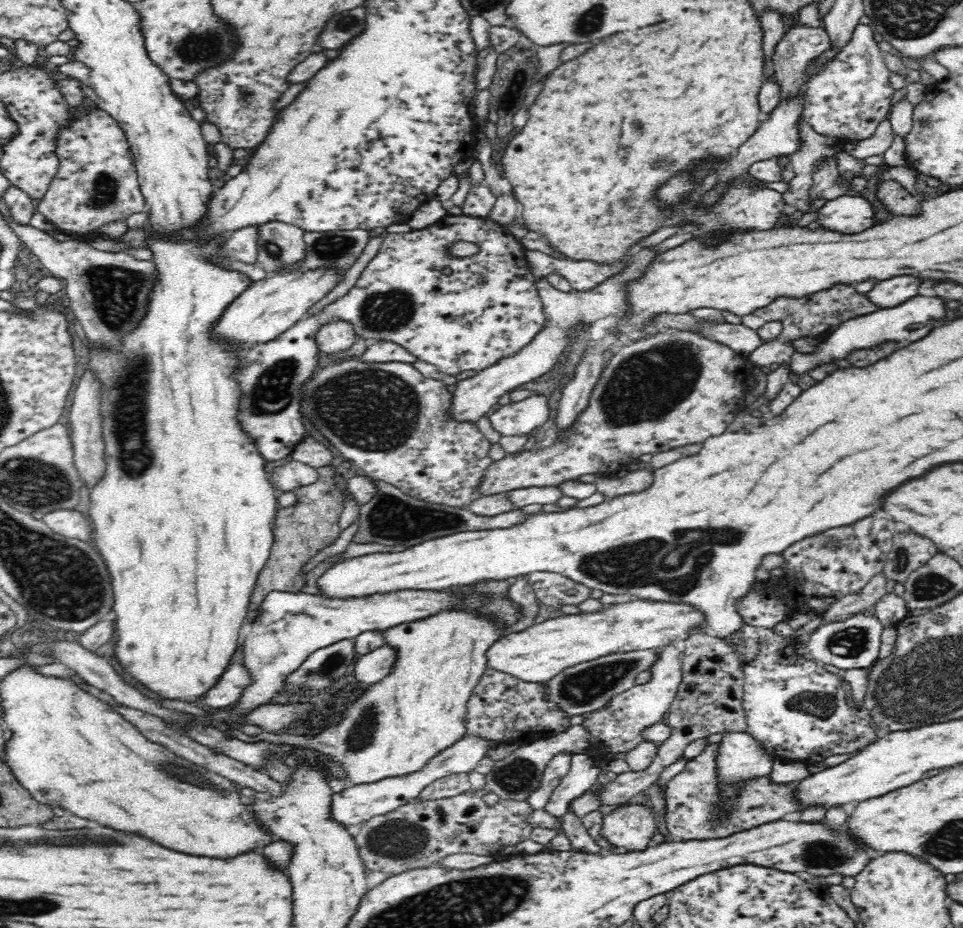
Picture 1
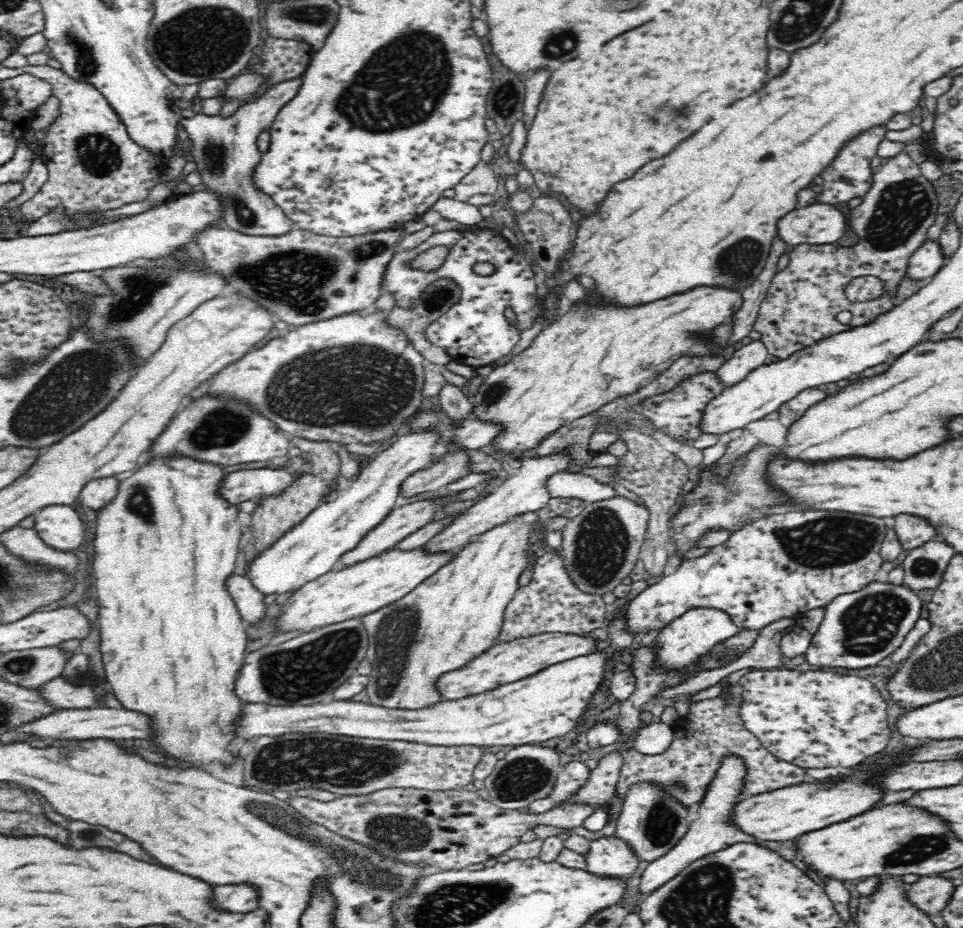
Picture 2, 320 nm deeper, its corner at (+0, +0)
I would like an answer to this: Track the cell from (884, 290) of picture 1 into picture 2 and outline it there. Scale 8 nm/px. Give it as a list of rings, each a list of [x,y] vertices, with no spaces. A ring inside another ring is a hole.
[[[927,239],[909,258],[905,278],[911,282],[927,282],[943,266],[943,256],[936,241]]]

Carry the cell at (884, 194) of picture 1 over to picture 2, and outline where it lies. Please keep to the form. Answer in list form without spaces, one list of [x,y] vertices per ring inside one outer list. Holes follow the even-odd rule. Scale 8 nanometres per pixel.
[[[901,152],[875,169],[861,204],[849,214],[848,230],[858,236],[857,244],[794,246],[788,252],[786,268],[774,275],[752,325],[753,330],[762,334],[761,341],[767,351],[780,360],[787,360],[794,352],[824,337],[869,323],[875,316],[891,309],[910,256],[927,240],[928,228],[935,224],[938,199],[934,189],[932,182],[920,173],[919,165],[906,152]],[[866,276],[881,280],[883,291],[870,300],[850,301],[845,295],[846,286],[852,279]],[[844,310],[852,313],[849,324],[842,324],[836,319],[836,314]]]

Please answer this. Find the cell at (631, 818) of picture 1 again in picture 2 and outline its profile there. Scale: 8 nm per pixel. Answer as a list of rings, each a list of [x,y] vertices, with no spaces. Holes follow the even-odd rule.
[[[612,834],[612,836],[600,836],[589,842],[587,872],[628,878],[638,869],[641,859],[635,854],[633,846],[622,838]]]

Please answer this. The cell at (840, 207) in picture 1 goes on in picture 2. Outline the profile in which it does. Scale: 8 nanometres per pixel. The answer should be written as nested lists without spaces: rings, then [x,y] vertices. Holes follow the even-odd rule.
[[[814,203],[802,208],[791,210],[790,214],[784,216],[782,224],[778,224],[778,235],[789,245],[801,244],[828,244],[836,243],[845,233],[848,233],[848,220],[842,210],[836,206],[826,203]]]

